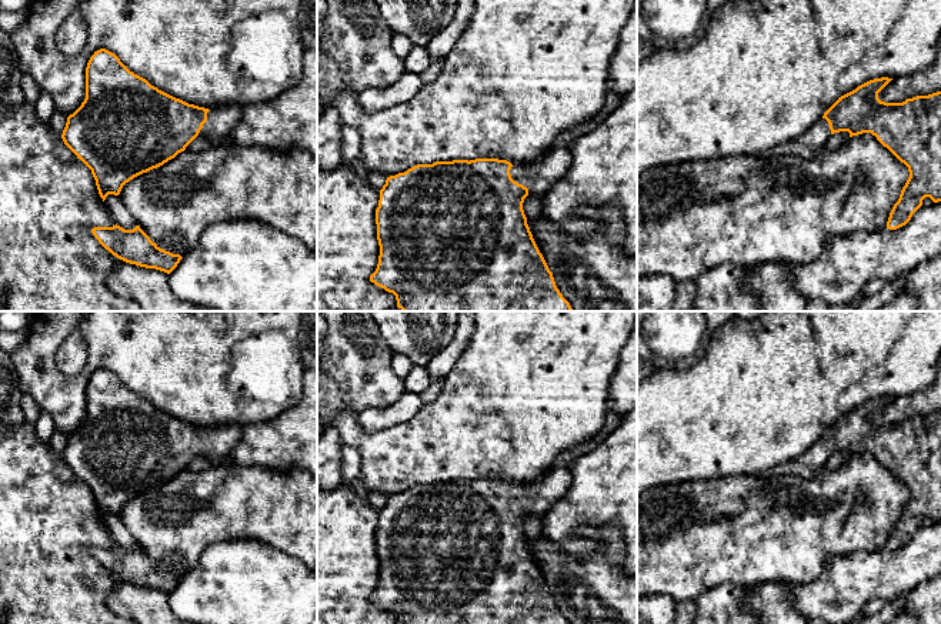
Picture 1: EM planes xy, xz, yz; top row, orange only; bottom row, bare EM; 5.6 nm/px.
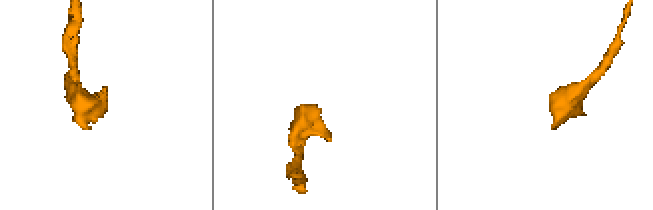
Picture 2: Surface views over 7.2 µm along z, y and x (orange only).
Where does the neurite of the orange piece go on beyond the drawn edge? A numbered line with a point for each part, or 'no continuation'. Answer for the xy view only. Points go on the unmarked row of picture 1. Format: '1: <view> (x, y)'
1: xy (220, 441)

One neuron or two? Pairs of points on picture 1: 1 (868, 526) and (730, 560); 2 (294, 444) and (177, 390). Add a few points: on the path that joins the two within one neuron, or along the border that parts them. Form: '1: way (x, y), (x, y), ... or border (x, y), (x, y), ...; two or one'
1: way (834, 537), (764, 539); one
2: border (280, 413), (263, 421), (249, 421), (243, 426); two

